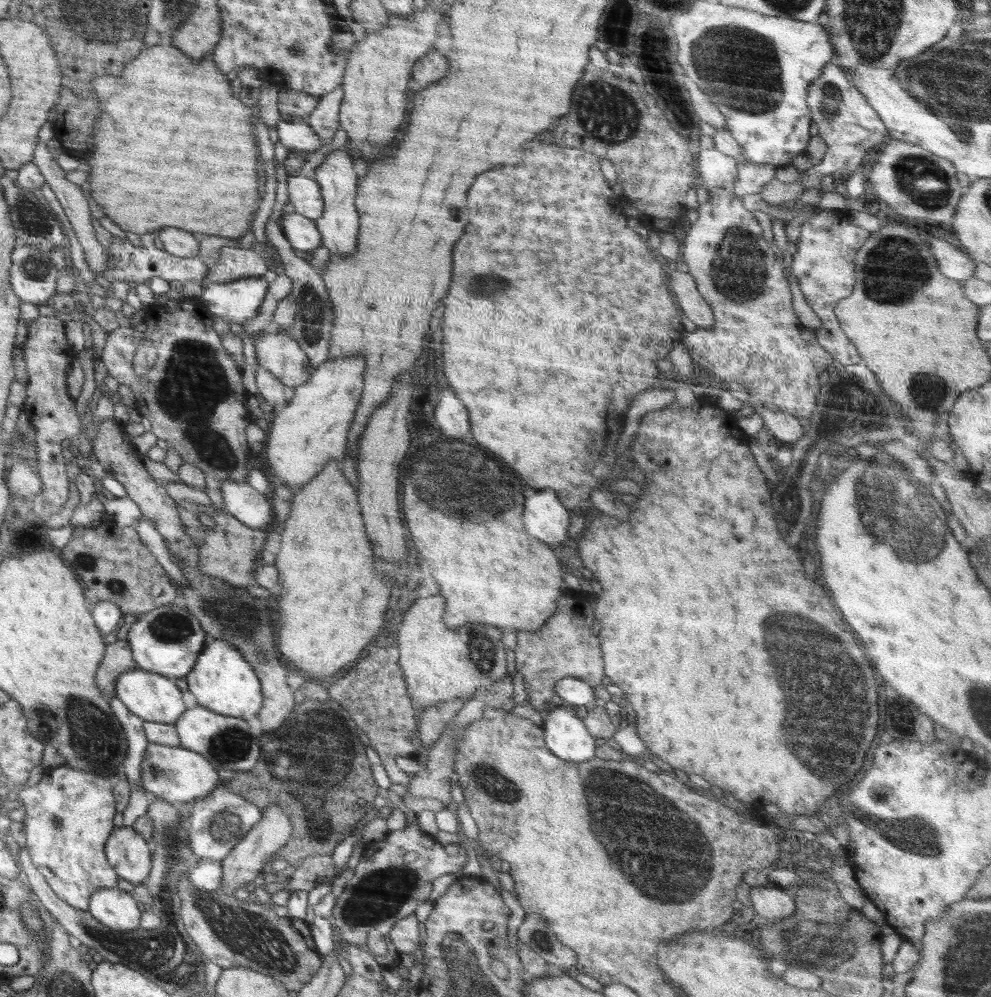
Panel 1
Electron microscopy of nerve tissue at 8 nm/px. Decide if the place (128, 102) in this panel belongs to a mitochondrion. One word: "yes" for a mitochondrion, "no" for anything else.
no

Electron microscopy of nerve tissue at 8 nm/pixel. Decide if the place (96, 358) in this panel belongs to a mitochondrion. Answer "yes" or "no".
no

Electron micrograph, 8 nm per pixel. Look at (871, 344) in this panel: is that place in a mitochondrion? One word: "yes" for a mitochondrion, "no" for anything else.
no

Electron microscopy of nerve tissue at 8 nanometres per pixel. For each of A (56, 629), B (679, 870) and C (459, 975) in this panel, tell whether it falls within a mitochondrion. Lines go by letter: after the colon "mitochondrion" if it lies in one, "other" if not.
A: other
B: mitochondrion
C: mitochondrion

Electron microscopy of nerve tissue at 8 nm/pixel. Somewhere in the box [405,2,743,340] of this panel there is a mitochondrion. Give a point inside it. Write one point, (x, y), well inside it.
(607, 114)

